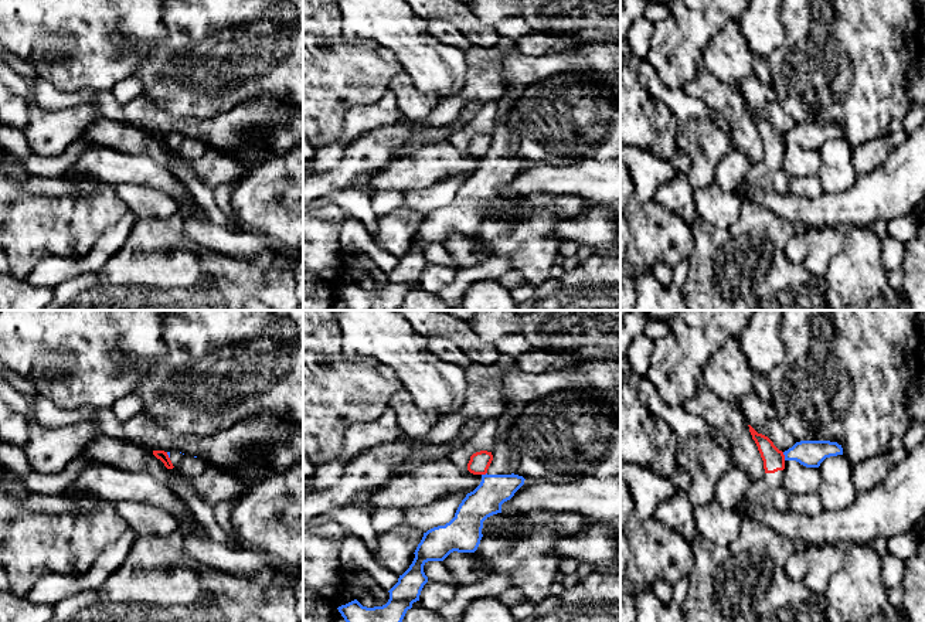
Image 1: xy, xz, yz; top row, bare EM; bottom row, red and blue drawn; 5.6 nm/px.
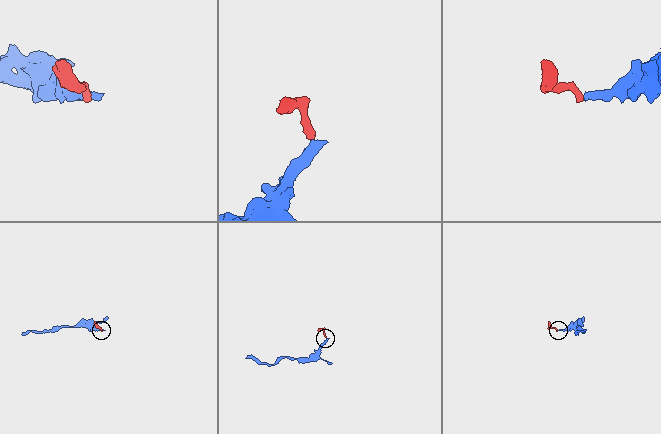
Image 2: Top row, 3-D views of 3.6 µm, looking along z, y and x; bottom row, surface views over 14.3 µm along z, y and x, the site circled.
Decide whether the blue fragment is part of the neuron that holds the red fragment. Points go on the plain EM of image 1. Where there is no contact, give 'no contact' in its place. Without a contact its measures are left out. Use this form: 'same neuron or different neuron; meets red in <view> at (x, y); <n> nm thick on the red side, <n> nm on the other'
different neuron; meets red in yz at (784, 139); 130 nm thick on the red side, 160 nm on the other

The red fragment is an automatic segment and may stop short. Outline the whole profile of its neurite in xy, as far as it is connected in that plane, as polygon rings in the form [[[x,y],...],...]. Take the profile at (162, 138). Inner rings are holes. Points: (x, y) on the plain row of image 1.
[[[153,133],[153,137],[160,142],[170,153],[169,170],[171,171],[174,179],[183,183],[186,190],[203,207],[207,218],[220,228],[225,228],[234,232],[241,231],[238,224],[231,222],[218,207],[214,190],[201,177],[198,177],[191,169],[191,164],[173,149],[167,135]]]

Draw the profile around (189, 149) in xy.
[[[167,135],[173,149],[188,163],[200,159],[205,152],[207,146],[197,139],[187,139],[181,135]]]

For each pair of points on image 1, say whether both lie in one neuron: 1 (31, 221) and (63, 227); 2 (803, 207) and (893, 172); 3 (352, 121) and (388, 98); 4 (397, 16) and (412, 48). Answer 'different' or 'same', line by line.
1: same
2: same
3: same
4: same

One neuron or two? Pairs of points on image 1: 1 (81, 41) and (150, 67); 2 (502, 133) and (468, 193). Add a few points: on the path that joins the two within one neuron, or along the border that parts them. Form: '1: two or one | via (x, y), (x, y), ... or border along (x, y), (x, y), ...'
1: two | border along (163, 41), (128, 48), (118, 48), (114, 44)
2: one | via (502, 148), (497, 163), (482, 179)

